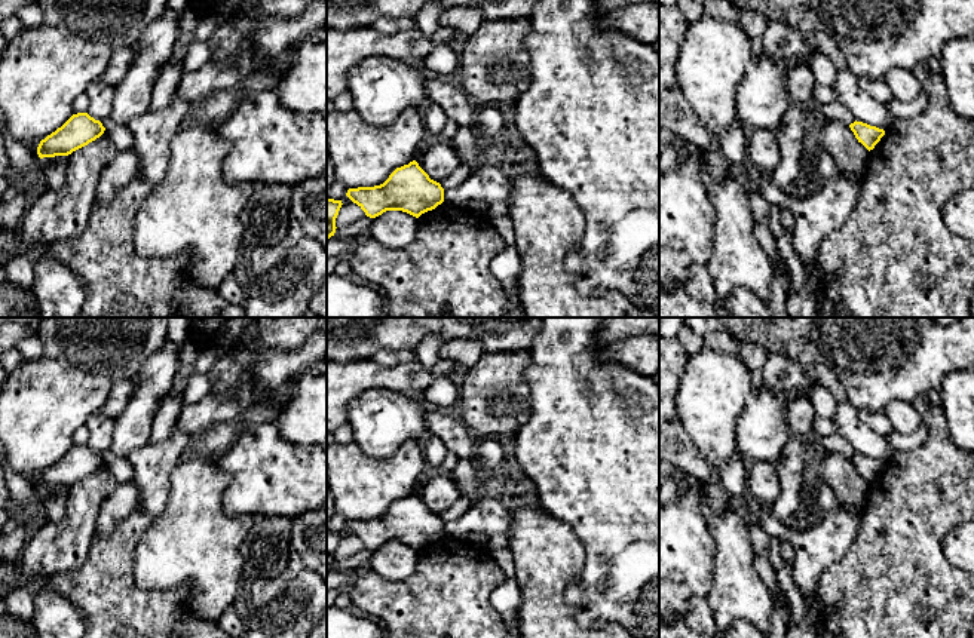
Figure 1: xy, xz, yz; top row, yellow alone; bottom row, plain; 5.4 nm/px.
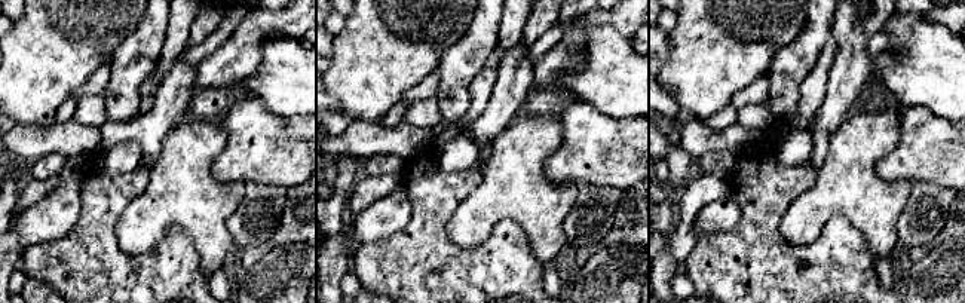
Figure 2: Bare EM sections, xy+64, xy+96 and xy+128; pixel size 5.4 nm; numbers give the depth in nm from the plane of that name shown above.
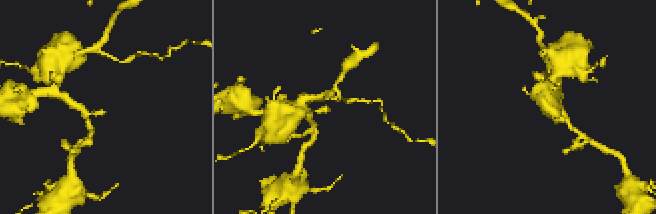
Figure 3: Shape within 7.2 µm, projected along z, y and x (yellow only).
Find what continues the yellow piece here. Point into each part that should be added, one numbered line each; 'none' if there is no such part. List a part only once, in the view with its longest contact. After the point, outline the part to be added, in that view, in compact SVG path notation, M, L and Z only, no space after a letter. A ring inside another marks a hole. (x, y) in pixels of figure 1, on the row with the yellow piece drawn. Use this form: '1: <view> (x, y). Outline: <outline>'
none

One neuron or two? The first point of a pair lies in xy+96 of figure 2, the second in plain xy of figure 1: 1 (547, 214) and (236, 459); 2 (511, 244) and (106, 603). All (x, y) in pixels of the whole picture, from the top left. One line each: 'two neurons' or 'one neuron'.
1: two neurons
2: one neuron

